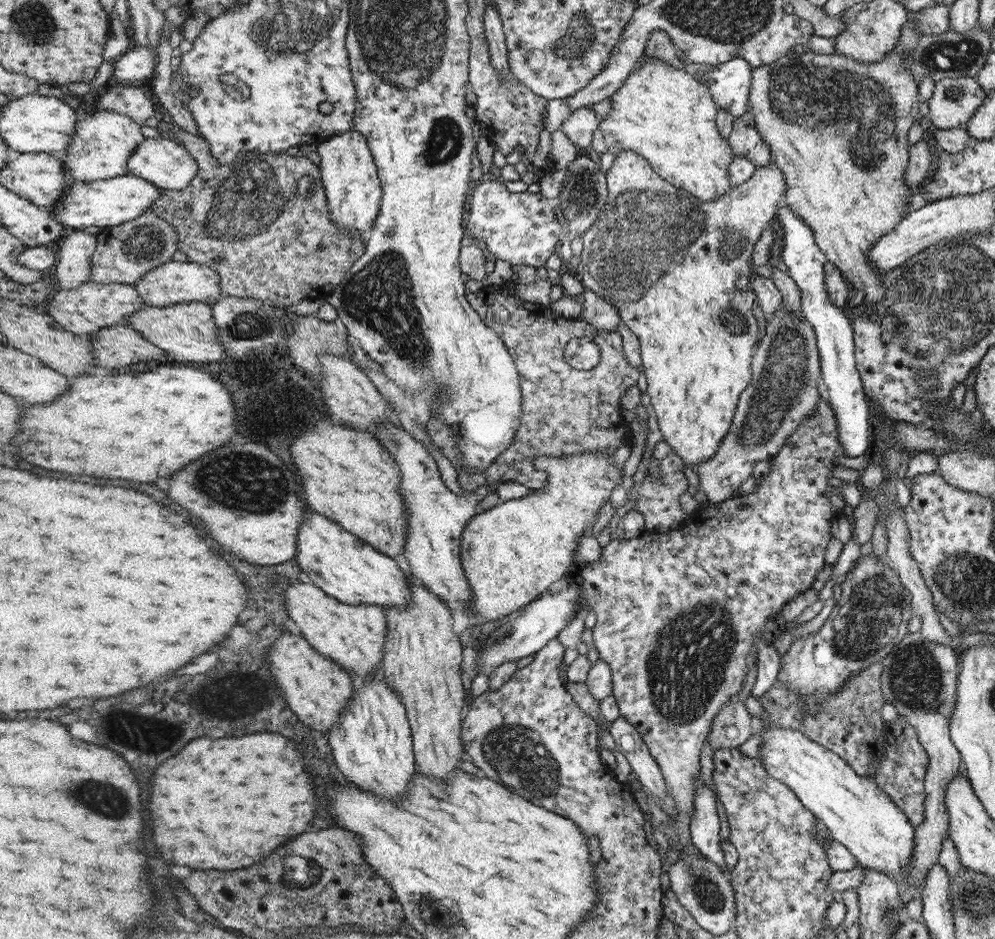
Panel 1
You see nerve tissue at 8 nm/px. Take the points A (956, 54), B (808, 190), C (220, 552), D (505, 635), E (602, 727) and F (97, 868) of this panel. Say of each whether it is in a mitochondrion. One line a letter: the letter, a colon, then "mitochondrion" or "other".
A: mitochondrion
B: other
C: other
D: mitochondrion
E: other
F: other

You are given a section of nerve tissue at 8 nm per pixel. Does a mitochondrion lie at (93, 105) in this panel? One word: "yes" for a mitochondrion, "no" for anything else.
no

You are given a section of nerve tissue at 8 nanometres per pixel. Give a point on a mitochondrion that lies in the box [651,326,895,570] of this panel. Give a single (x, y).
(819, 424)

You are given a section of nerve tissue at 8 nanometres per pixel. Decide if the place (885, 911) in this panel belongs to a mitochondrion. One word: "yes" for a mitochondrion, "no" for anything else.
yes

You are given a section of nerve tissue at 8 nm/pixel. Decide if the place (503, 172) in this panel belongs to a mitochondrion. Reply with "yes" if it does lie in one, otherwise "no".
no

